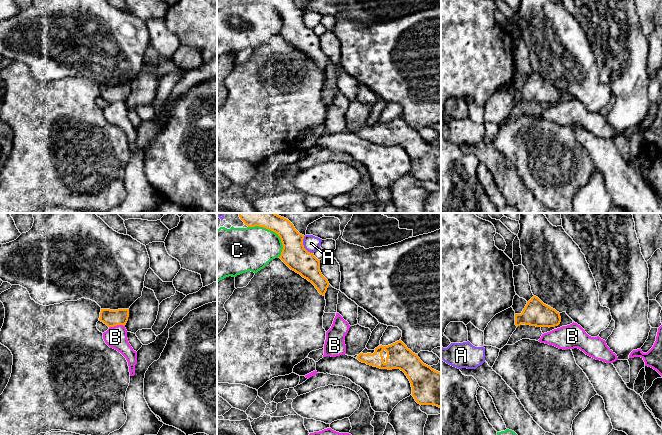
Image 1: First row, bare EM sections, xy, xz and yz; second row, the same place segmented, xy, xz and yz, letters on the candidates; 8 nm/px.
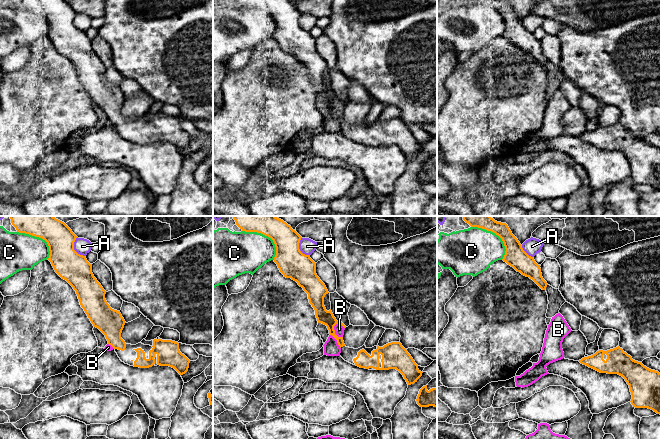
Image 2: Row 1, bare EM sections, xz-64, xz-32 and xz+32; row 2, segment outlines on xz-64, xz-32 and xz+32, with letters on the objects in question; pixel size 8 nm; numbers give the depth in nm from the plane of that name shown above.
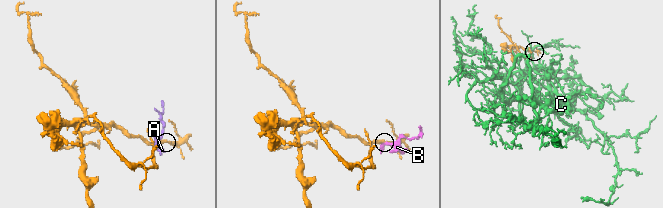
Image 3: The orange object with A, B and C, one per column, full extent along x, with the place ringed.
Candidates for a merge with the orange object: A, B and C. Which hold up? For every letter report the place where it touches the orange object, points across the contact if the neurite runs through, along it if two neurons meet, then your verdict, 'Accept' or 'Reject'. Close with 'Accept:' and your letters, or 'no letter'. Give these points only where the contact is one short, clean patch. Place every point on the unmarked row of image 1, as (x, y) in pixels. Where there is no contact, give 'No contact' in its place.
A: Touches orange at xz (303, 22). Reject
B: Touches orange at xy (116, 101). Boundary: xy (124, 101), (109, 103). Reject
C: Touches orange at xz (273, 7). Reject
Accept: no letter

